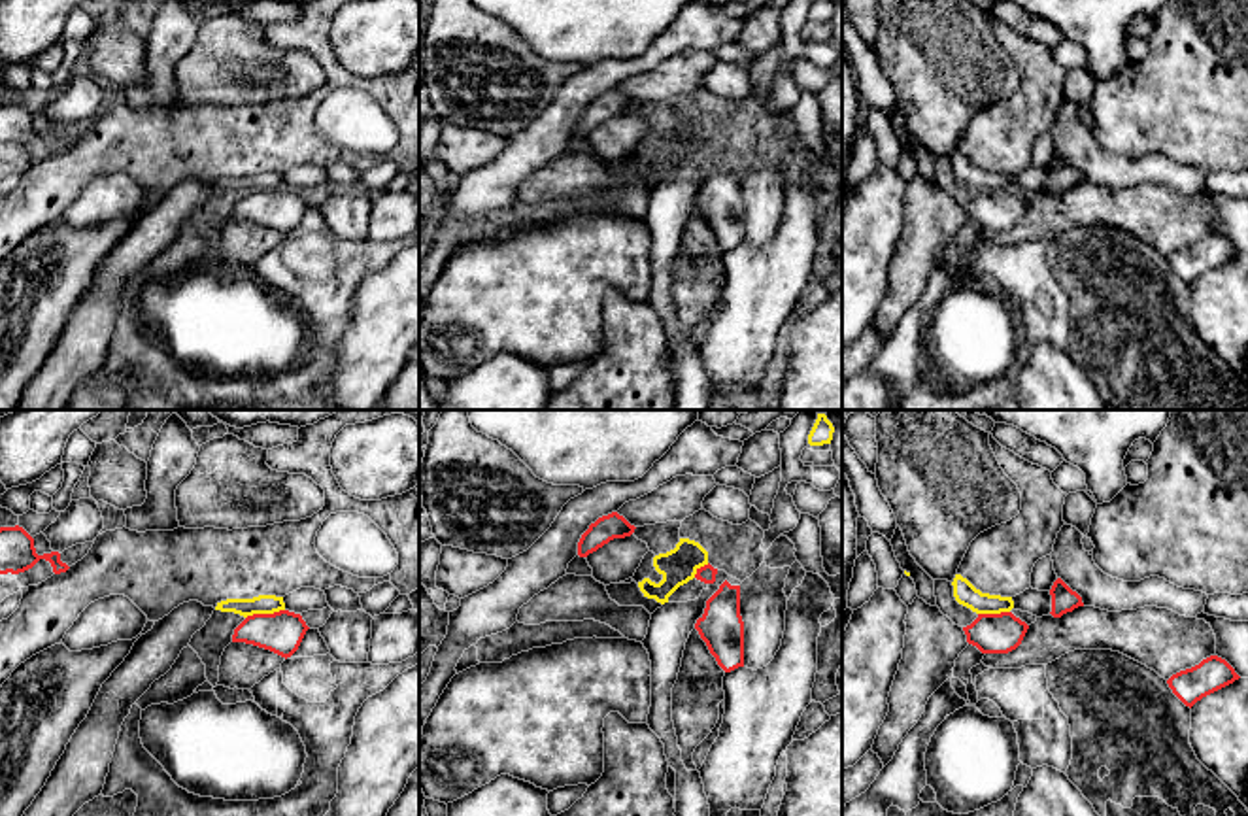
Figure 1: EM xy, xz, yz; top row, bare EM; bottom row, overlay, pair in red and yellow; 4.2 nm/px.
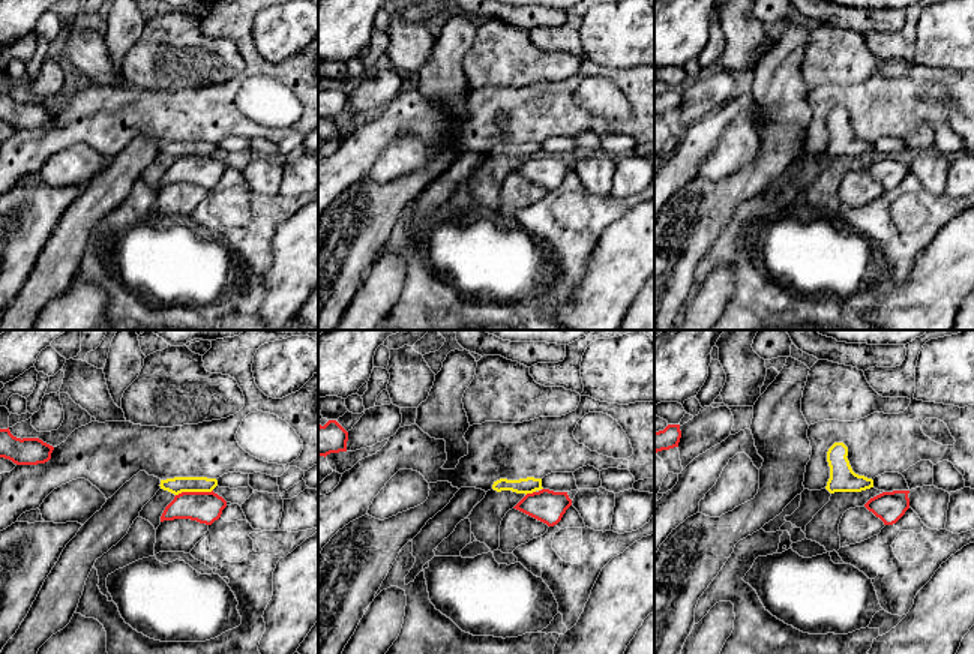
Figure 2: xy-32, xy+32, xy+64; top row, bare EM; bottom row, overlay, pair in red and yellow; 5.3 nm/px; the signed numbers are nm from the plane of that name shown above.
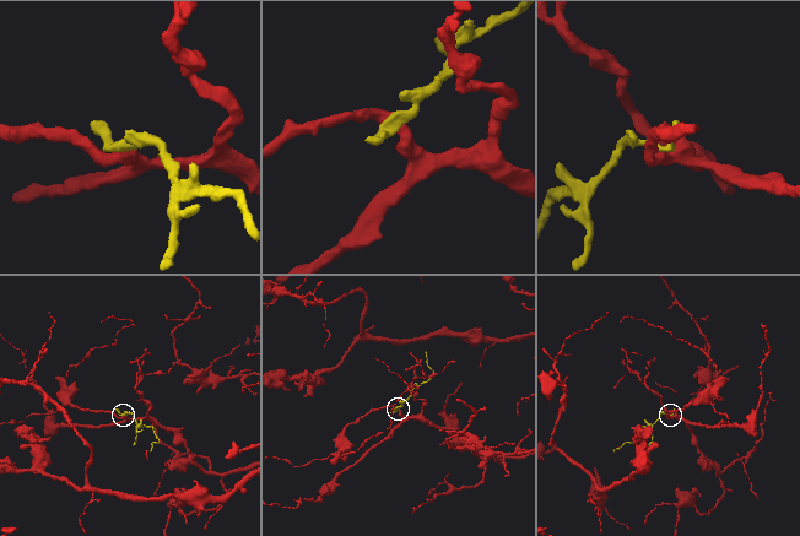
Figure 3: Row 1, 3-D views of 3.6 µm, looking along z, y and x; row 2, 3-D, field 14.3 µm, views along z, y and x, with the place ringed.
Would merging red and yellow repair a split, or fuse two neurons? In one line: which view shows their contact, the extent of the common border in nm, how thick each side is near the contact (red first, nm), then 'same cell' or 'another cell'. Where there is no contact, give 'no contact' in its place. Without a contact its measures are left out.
contact in xy; length 170 nm; calibres 180 and 80 nm; another cell

